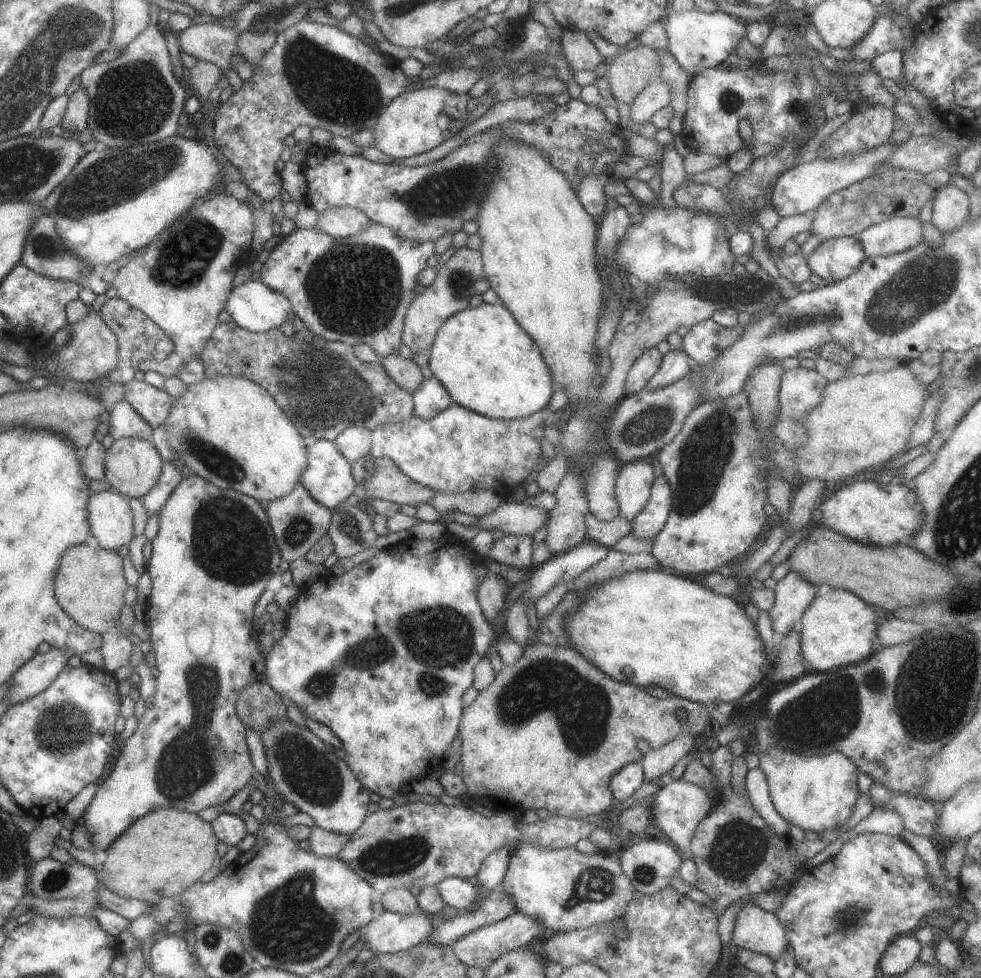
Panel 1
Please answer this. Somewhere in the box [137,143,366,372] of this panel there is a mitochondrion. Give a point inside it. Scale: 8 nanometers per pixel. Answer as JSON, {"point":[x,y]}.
{"point":[185,257]}

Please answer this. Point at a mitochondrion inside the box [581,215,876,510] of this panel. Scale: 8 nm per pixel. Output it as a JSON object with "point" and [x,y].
{"point":[646,426]}

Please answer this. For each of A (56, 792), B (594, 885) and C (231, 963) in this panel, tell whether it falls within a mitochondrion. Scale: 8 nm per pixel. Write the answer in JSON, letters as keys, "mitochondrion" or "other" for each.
{"A":"other","B":"mitochondrion","C":"mitochondrion"}

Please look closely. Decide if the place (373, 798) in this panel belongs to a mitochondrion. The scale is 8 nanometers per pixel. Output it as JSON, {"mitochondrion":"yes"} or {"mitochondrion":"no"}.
{"mitochondrion":"no"}

